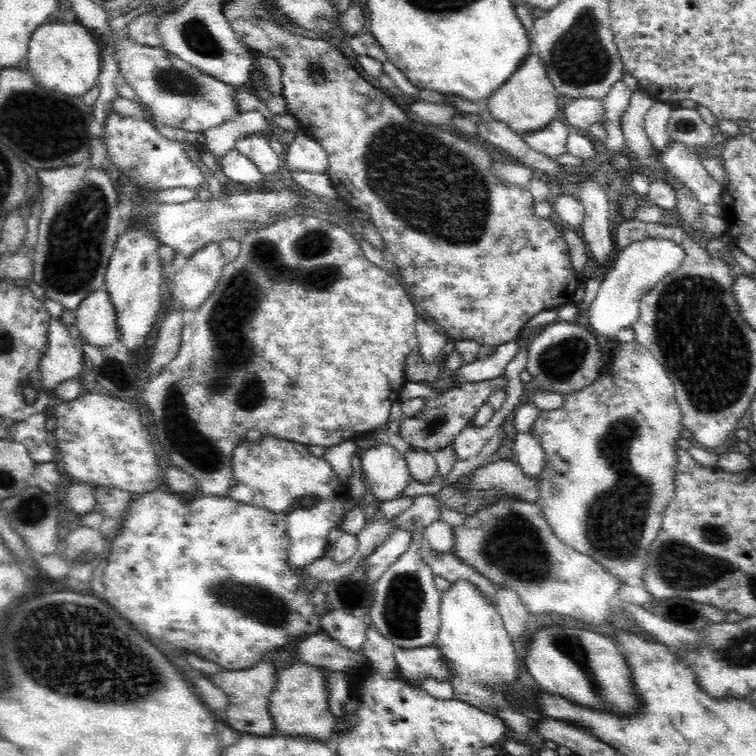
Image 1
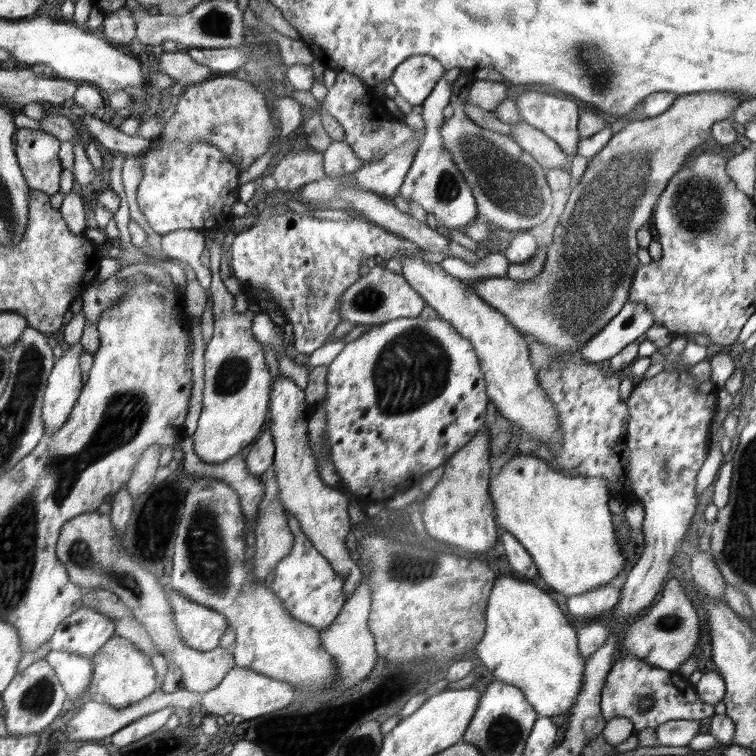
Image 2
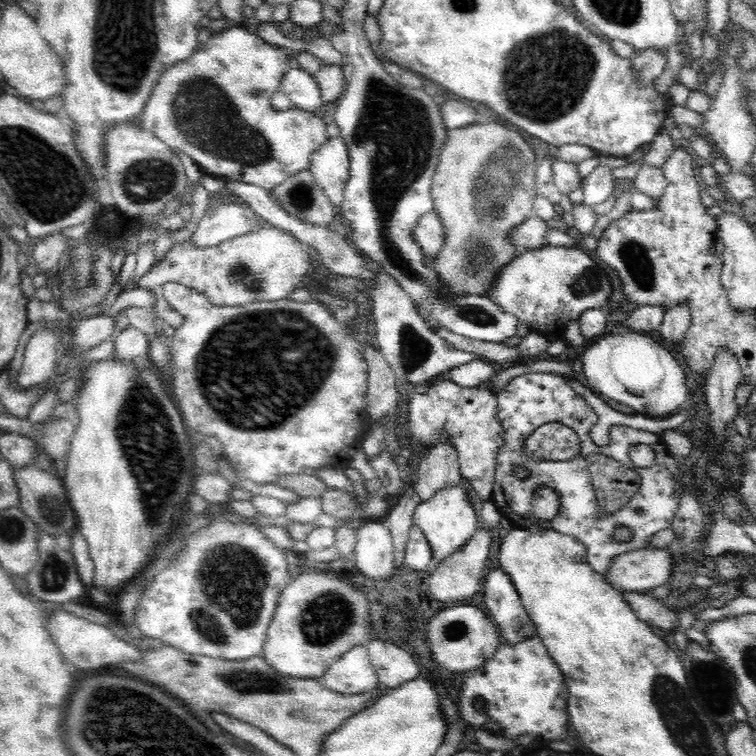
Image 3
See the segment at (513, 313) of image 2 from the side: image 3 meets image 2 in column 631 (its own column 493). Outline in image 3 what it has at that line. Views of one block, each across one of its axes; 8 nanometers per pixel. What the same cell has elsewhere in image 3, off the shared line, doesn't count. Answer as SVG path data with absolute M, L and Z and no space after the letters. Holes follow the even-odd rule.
M476 122L448 131L440 162L432 179L432 199L445 228L443 247L430 262L443 288L451 294L479 294L488 297L501 271L515 258L516 245L508 239L508 230L533 216L537 197L537 164L528 142L514 130L496 122Z

